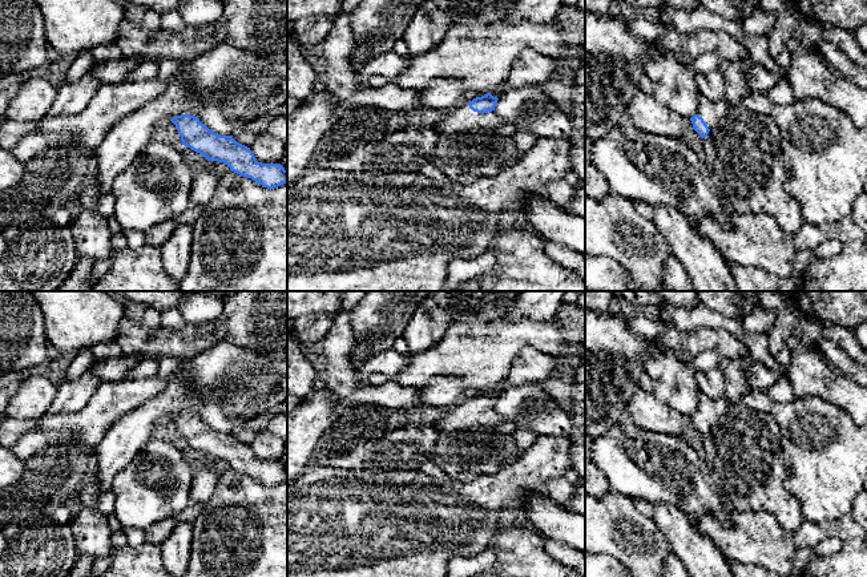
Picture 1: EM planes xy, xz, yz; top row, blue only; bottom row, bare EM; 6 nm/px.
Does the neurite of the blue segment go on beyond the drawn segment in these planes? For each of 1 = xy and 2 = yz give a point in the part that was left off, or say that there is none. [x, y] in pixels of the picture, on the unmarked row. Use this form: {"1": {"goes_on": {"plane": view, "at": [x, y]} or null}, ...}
{"1": {"goes_on": null}, "2": {"goes_on": {"plane": "yz", "at": [712, 410]}}}

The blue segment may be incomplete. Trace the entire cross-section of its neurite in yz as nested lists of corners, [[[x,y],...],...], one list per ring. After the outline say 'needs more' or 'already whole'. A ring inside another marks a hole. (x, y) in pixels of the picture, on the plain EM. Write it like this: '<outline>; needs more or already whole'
[[[698,395],[695,412],[690,416],[694,428],[703,436],[726,413],[729,402],[725,398],[710,399],[706,395]]]; needs more

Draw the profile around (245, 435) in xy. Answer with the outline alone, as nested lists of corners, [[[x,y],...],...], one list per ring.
[[[241,427],[239,429],[237,429],[237,431],[233,433],[233,436],[234,436],[237,440],[239,440],[239,441],[242,441],[242,443],[245,443],[245,444],[249,445],[249,444],[254,440],[254,437],[255,437],[257,433],[258,433],[257,431],[251,431],[251,429],[249,429],[249,428]]]

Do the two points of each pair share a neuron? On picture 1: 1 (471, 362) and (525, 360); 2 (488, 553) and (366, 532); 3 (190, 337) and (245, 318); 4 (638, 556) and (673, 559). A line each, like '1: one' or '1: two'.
1: two
2: two
3: one
4: two

